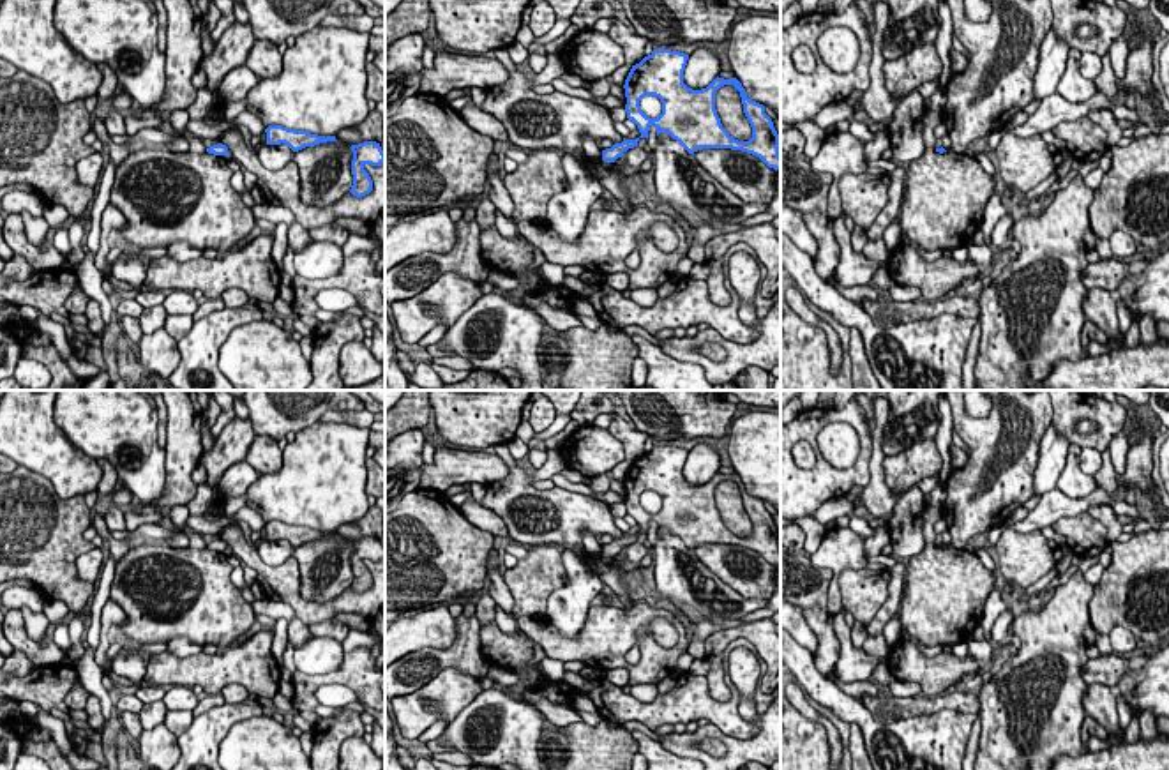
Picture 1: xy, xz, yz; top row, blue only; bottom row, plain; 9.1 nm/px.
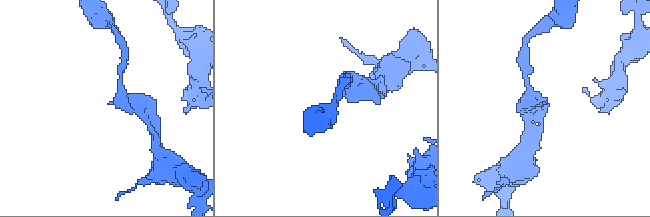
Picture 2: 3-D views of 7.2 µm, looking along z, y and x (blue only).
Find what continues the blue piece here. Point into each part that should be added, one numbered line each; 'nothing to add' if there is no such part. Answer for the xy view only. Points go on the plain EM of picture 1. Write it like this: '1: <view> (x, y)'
nothing to add

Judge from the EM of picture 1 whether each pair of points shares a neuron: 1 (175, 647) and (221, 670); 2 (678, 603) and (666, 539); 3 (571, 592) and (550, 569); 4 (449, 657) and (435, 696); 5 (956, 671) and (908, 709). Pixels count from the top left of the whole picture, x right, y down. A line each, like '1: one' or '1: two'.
1: two
2: one
3: two
4: two
5: two

